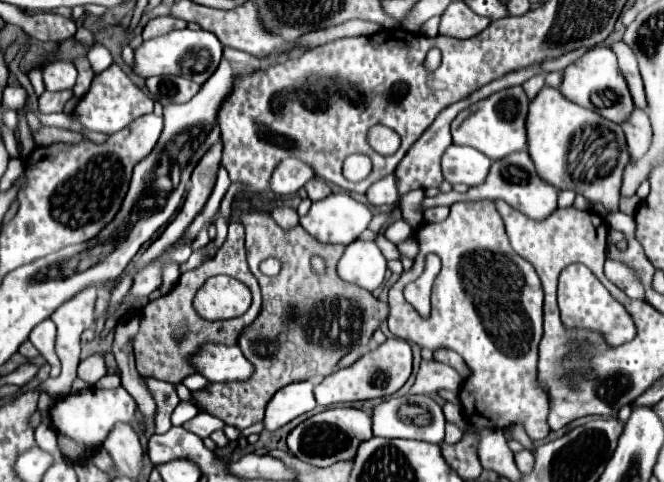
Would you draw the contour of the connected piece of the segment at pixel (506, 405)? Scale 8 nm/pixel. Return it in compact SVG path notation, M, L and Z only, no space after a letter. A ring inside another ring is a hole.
M491 200L455 202L451 206L451 214L447 220L439 224L423 224L415 232L415 236L419 238L419 246L421 246L415 258L415 264L409 272L403 272L401 278L389 290L389 330L407 342L419 344L421 348L423 346L431 350L451 348L463 356L471 374L463 382L463 388L459 390L459 400L463 406L463 414L467 422L471 422L471 426L479 426L479 430L495 430L495 428L509 428L509 426L521 424L531 440L545 438L551 430L547 426L549 396L537 380L538 346L543 334L543 328L541 328L543 290L541 290L541 282L535 268L511 248L509 238L505 234L503 220L495 208L495 202ZM427 254L437 254L443 262L443 268L433 282L431 314L429 318L423 318L403 298L403 288L405 284L417 280L423 274ZM505 332L509 332L511 336L511 350L507 356L503 350ZM515 332L523 332L523 338L513 340Z

